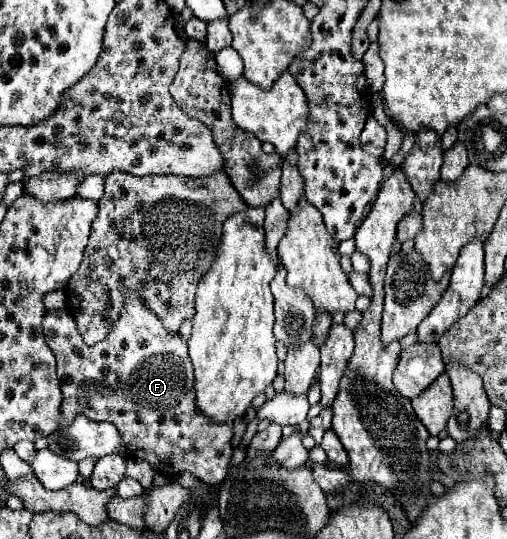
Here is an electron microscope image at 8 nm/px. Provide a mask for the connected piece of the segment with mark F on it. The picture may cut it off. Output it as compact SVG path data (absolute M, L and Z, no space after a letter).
M128 292L124 312L108 338L96 346L84 344L67 310L46 312L42 326L46 344L56 356L64 394L62 428L70 426L78 414L96 422L106 420L120 430L130 456L146 460L154 470L170 476L188 470L206 484L224 480L232 458L232 424L210 424L196 412L186 342L180 334L168 332L134 292Z

